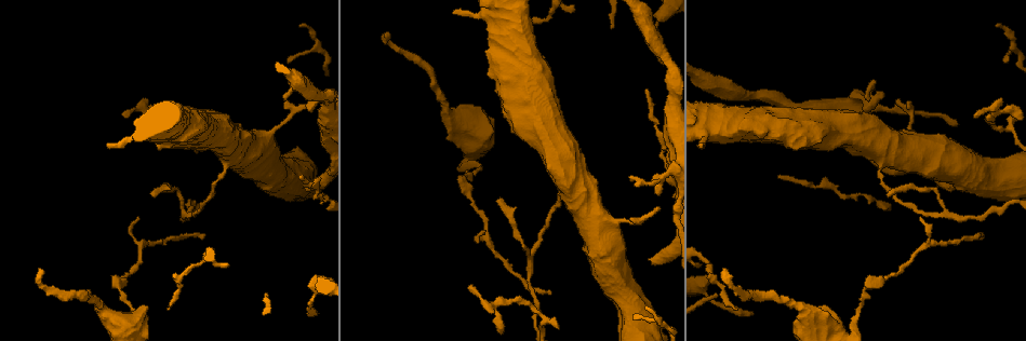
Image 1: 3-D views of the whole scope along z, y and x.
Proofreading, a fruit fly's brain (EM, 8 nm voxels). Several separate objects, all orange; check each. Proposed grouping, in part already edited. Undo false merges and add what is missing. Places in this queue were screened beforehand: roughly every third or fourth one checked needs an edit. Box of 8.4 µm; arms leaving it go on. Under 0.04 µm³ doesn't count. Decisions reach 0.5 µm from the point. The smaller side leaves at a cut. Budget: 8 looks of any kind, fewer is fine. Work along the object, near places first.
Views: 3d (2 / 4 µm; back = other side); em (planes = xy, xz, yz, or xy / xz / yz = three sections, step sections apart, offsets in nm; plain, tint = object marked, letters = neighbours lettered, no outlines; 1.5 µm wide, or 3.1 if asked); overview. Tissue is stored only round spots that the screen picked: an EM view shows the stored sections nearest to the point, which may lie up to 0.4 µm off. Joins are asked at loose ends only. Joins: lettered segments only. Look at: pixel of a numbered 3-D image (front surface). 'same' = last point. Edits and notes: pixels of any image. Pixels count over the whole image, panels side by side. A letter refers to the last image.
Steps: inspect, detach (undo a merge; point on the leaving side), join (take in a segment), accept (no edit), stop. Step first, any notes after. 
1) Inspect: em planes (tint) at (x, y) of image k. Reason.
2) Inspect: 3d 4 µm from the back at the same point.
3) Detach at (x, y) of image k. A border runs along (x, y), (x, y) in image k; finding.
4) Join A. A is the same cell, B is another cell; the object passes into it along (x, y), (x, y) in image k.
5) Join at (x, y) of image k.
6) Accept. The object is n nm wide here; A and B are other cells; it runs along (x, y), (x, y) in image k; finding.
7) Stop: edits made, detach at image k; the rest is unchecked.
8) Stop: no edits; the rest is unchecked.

Inspect: em planes (plain) at (851, 321) of image 1. Calibre changes.

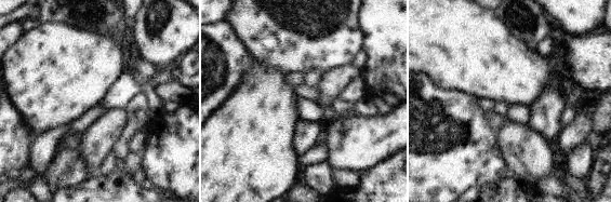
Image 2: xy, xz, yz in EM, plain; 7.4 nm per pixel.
Inspect: em planes (tint) at the same point.

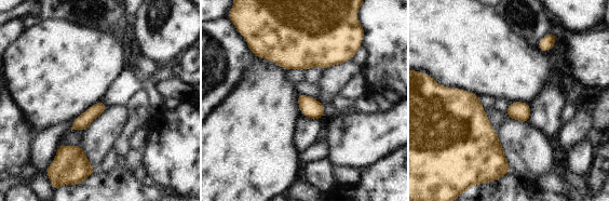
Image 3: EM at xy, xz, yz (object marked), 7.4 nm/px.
Inspect: em planes (letters) at the same point. What lies round it.

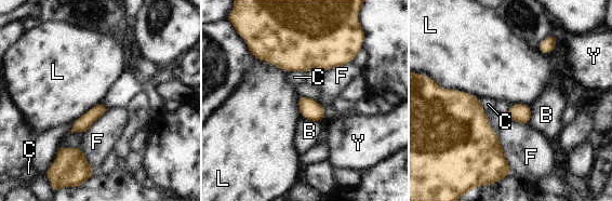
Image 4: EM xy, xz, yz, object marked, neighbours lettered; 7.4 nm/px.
Accept. B, C, F, L and Y are other cells; a border runs along (439, 84), (478, 98) in image 4; one cell here.

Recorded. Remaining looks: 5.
Inspect: 3d 4 µm at (442, 102) of image 1. Calibre changes.

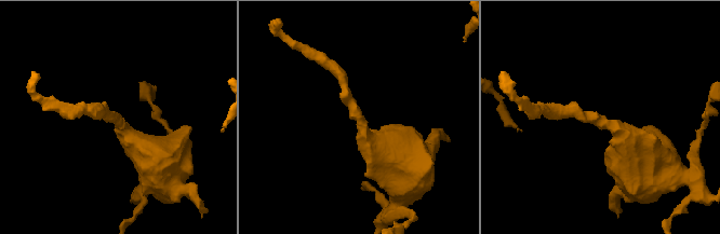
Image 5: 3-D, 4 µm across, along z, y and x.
Inspect: em planes (letters) at (361, 121) of image 5. Shape alone is not enough.

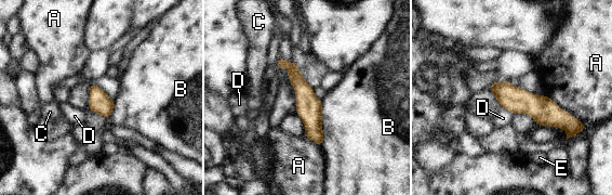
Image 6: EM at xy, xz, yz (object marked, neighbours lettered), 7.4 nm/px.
Accept. The longest contact is with A, 400 nm; A, B, C, D and E are other cells; it runs along (281, 60), (304, 91), (320, 141) in image 6; one cell here.

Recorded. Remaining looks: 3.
Inspect: 3d 2 µm at (725, 269) of image 1.

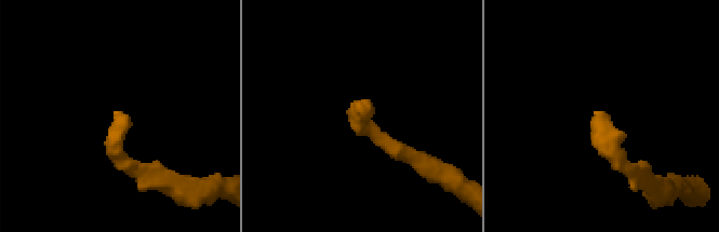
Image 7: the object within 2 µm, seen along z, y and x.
Inspect: em xz step 4 (letters) at (360, 106) of image 7.

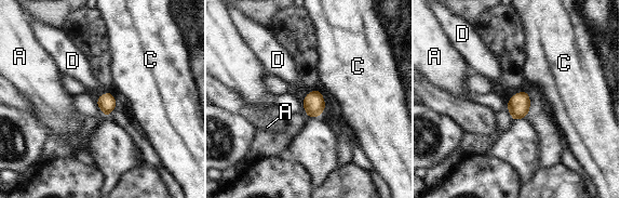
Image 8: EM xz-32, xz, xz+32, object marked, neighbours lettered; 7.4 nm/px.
Inspect: em planes (letters) at the same point.

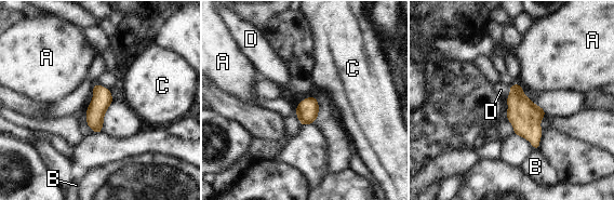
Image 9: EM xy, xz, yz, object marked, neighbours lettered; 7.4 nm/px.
Join D. The object is 140 nm wide here; D is the same cell, A, B and C are other cells; the object passes into it along (524, 116), (510, 92), (501, 90) in image 9; it goes on there.

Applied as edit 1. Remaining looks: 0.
Stop: edits made, join at image 9; the rest is unchecked.

